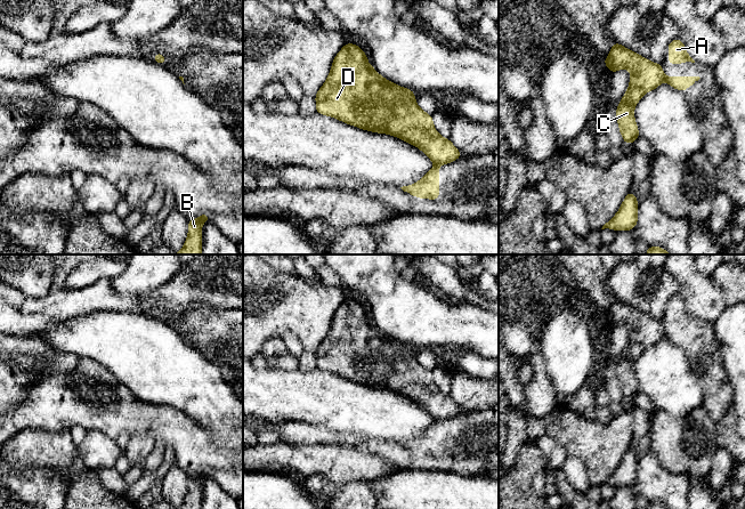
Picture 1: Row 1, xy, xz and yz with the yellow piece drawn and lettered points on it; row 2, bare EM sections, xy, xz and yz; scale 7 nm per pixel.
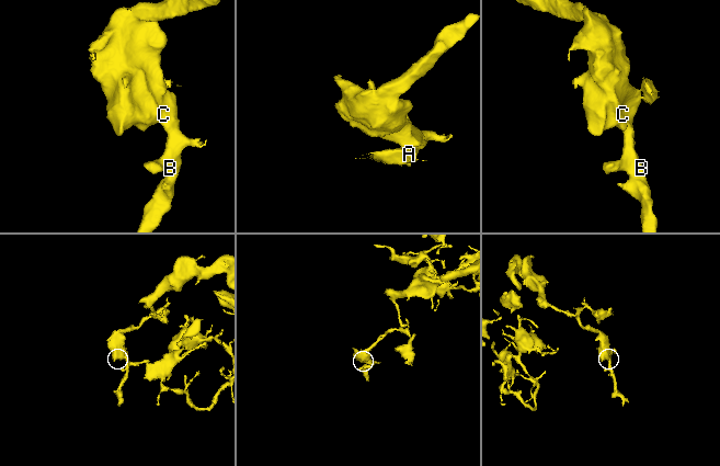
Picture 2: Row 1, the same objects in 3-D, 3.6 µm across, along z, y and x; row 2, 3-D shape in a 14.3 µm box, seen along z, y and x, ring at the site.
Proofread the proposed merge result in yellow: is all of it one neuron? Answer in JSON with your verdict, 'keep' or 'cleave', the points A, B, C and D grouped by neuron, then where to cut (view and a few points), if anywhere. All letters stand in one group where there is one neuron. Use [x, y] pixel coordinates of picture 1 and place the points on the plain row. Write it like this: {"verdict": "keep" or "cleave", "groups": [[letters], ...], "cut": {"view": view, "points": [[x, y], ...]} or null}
{"verdict": "cleave", "groups": [["A"], ["B", "C", "D"]], "cut": {"view": "xz", "points": [[435, 419], [438, 421]]}}

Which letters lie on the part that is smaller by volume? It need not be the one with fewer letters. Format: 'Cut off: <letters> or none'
Cut off: A

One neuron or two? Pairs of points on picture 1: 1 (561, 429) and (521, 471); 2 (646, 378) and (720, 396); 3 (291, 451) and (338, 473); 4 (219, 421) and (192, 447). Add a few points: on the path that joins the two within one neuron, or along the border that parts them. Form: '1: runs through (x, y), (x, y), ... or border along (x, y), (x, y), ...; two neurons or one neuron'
1: border along (528, 444), (521, 447), (512, 467); two neurons
2: border along (689, 368), (702, 387), (702, 405); two neurons
3: runs through (302, 459), (326, 461); one neuron
4: border along (187, 415), (211, 435), (217, 446), (228, 450); two neurons

